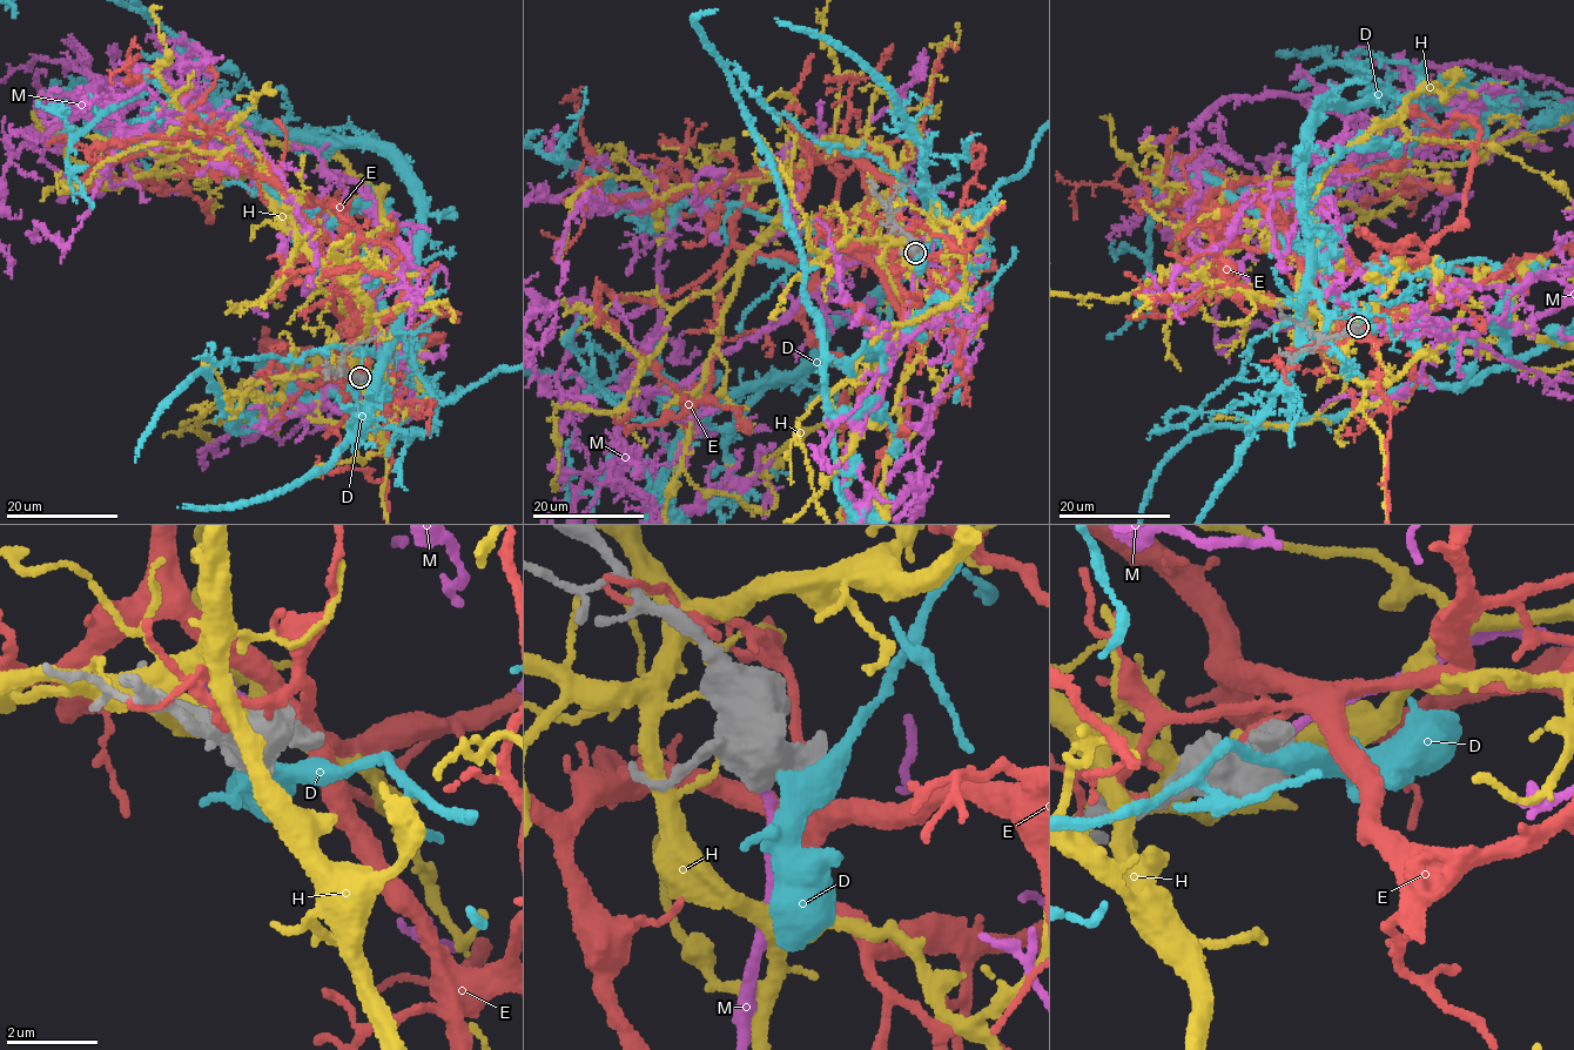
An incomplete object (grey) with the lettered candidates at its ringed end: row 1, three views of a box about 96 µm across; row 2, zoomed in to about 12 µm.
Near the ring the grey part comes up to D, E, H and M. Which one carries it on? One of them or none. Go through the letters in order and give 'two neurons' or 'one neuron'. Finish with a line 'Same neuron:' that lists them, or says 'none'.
D: two neurons
E: two neurons
H: two neurons
M: one neuron
Same neuron: M

